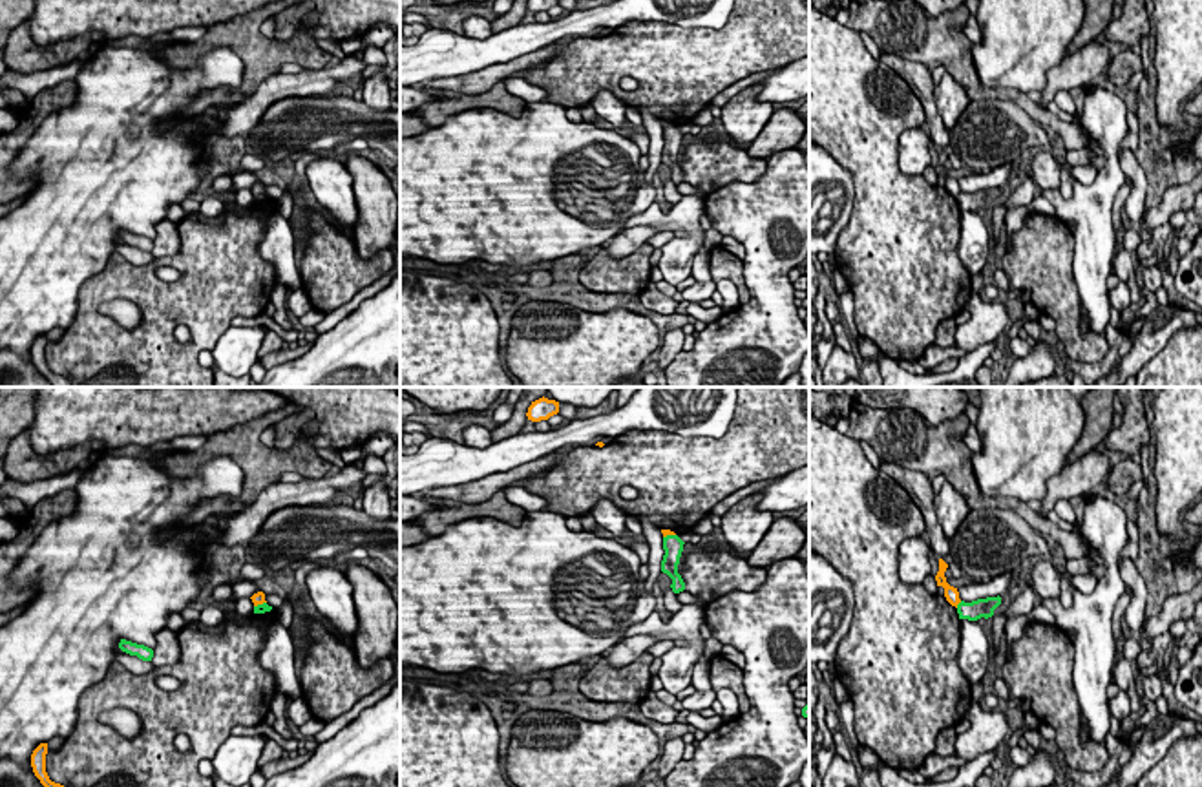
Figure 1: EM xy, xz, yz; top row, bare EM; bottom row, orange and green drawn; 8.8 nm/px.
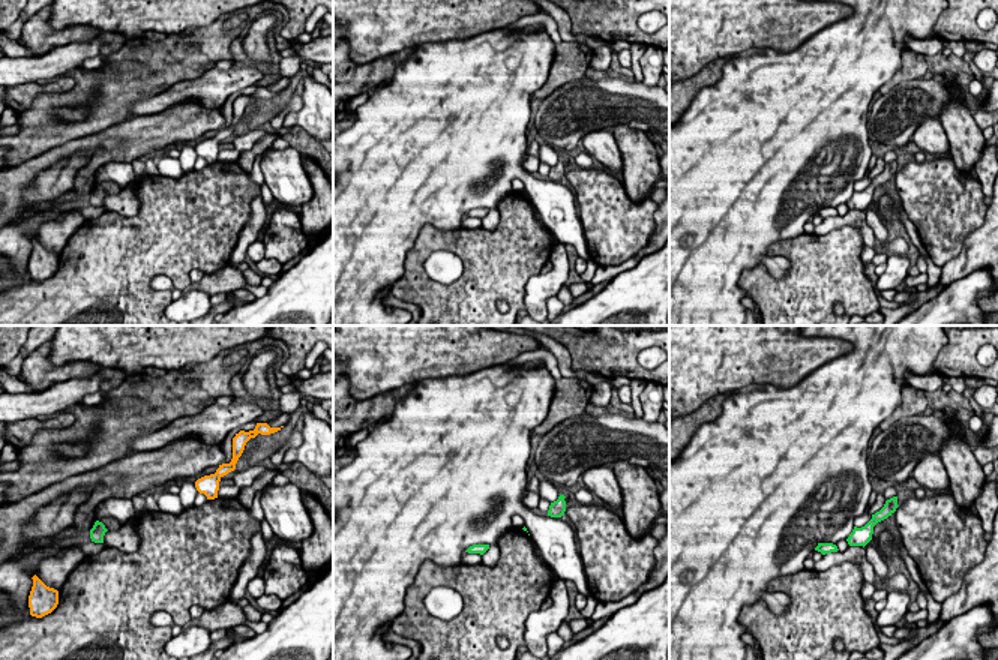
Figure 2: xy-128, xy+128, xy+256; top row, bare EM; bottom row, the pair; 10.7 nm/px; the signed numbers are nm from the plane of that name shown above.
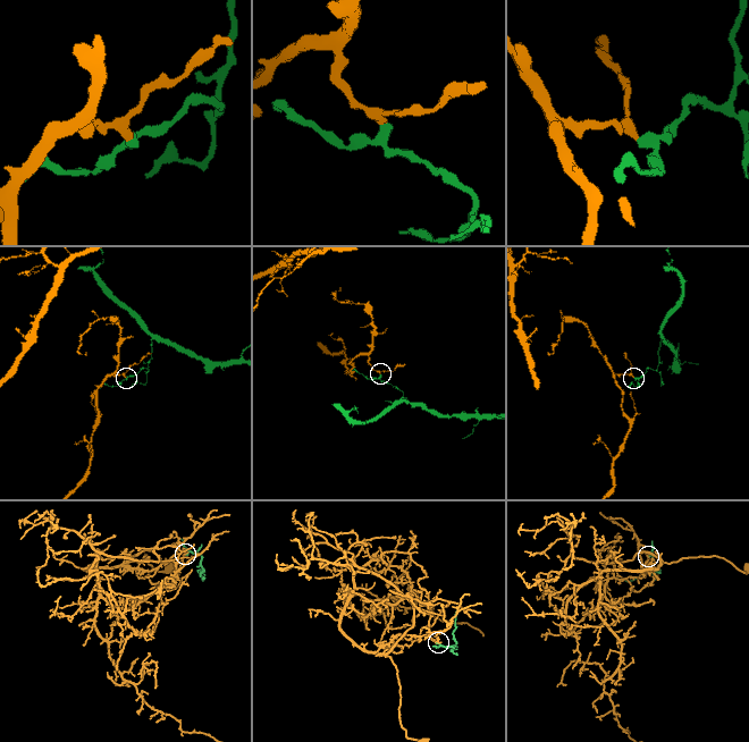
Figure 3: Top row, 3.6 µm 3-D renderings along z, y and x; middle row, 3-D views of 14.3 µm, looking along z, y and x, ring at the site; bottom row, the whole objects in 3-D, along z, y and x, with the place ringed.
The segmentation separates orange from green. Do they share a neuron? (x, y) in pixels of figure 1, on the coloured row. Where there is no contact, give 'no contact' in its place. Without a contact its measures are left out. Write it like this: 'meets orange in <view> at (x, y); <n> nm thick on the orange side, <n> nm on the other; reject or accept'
meets orange in yz at (958, 603); 130 nm thick on the orange side, 170 nm on the other; reject

